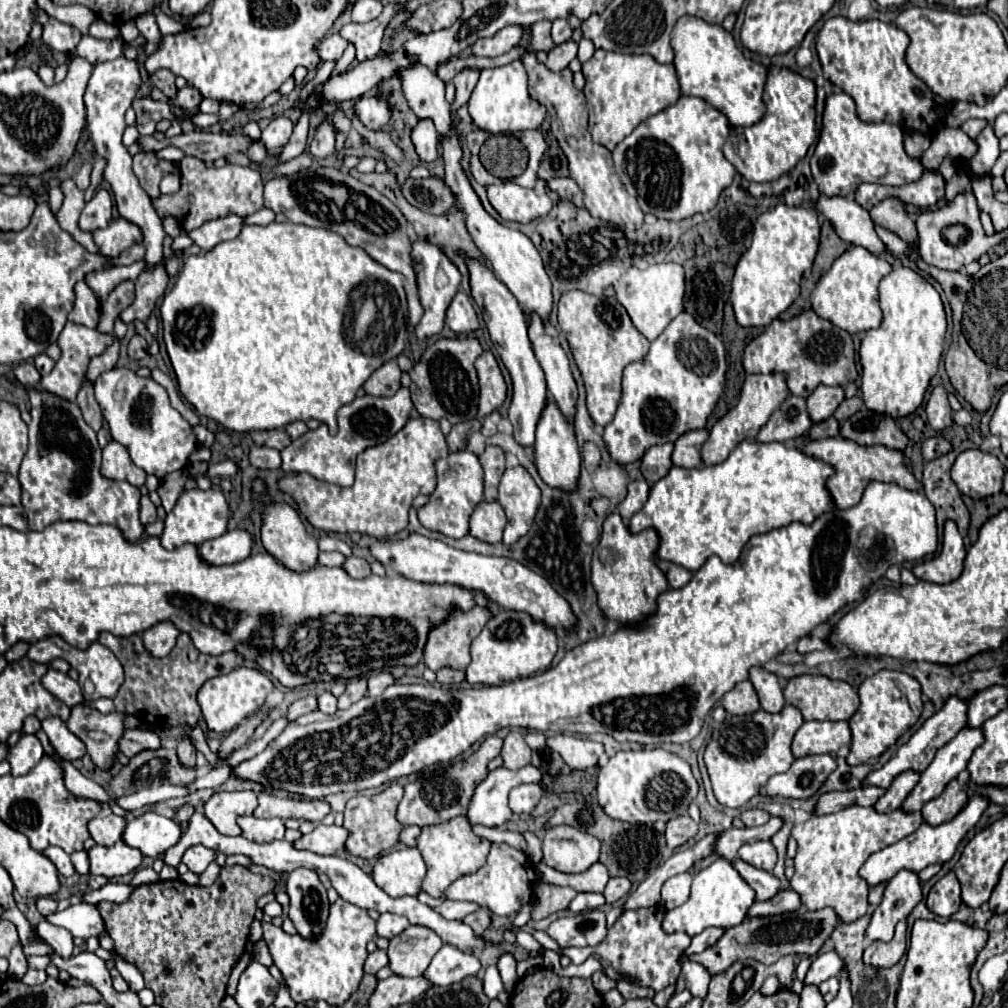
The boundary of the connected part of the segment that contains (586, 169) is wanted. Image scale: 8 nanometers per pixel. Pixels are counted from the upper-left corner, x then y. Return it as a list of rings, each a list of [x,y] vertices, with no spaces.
[[[524,55],[522,63],[528,71],[528,89],[530,95],[542,103],[548,109],[550,121],[552,121],[552,133],[560,143],[560,149],[568,157],[568,169],[570,177],[578,183],[578,187],[584,191],[584,207],[590,211],[592,217],[604,219],[608,223],[614,223],[618,227],[638,229],[644,223],[644,213],[636,203],[636,197],[632,197],[620,183],[614,165],[612,165],[612,153],[596,145],[588,131],[588,105],[586,97],[580,89],[572,83],[572,71],[564,69],[560,73],[550,71],[546,65],[536,61],[536,55]]]

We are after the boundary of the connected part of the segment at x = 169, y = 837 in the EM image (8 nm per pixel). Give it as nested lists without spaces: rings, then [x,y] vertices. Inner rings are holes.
[[[144,813],[140,817],[132,817],[126,823],[122,841],[130,847],[136,847],[146,857],[162,857],[174,843],[178,843],[182,831],[174,819]]]

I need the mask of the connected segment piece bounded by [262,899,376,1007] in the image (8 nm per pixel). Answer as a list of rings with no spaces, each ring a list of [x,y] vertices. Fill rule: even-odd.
[[[338,899],[330,907],[330,917],[326,921],[326,931],[314,939],[306,941],[300,935],[288,935],[280,927],[272,923],[262,923],[264,941],[272,953],[274,965],[286,977],[290,987],[290,995],[294,1001],[326,1001],[332,1007],[338,1007],[350,999],[350,995],[358,989],[360,979],[364,975],[362,967],[368,957],[366,943],[374,939],[376,923],[368,917],[366,909],[346,903]]]

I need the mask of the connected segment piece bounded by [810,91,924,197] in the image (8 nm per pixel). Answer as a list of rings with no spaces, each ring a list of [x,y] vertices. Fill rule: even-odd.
[[[836,91],[826,99],[822,131],[810,159],[810,167],[820,193],[826,197],[852,197],[864,181],[900,187],[918,179],[924,171],[920,161],[906,155],[902,129],[892,123],[862,121],[856,115],[854,99],[844,91]]]

